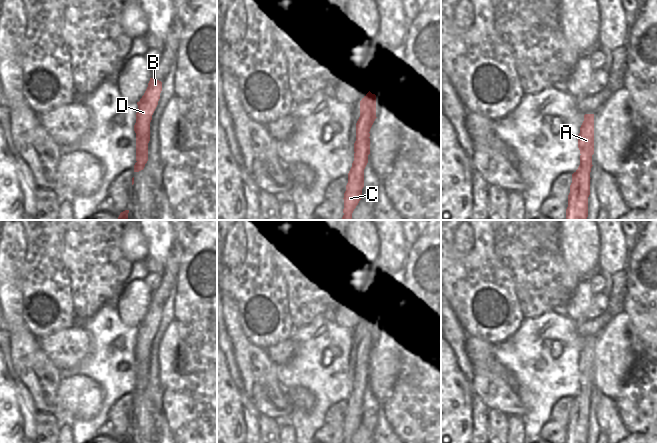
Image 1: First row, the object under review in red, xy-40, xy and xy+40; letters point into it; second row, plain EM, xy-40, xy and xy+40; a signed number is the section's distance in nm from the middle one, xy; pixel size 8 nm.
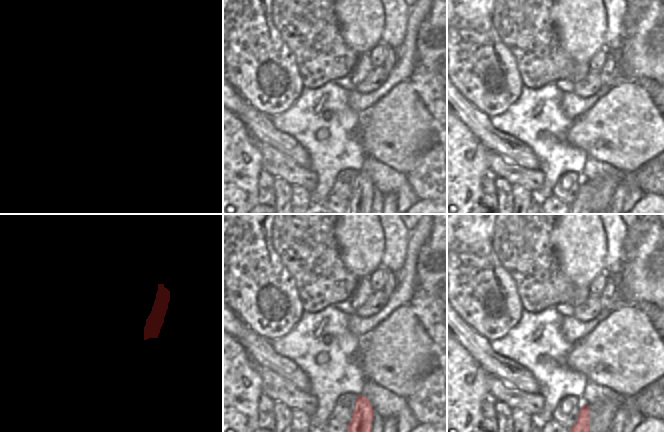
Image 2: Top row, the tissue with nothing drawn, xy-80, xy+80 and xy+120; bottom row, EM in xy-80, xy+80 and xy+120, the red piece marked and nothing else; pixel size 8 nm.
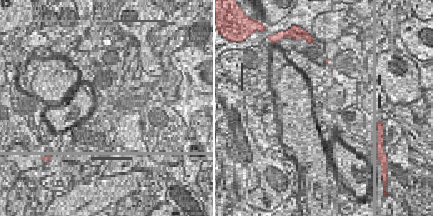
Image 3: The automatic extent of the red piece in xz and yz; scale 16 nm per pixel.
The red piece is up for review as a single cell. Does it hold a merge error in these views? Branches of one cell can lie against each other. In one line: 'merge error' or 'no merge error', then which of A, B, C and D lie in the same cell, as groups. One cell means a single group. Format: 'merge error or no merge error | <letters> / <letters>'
merge error | A B D / C

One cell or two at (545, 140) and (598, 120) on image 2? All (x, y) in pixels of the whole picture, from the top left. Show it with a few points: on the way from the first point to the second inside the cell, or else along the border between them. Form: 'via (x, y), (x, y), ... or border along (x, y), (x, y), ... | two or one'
border along (581, 114), (566, 133), (566, 140), (581, 150) | two

